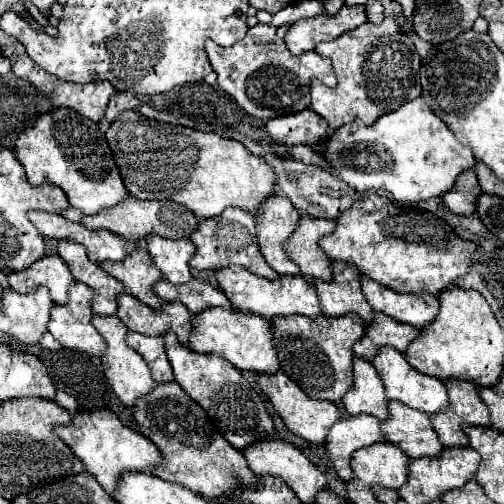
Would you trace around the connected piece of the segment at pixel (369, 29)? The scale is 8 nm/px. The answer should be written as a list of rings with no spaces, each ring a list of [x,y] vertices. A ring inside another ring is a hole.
[[[385,17],[385,21],[379,25],[367,21],[367,23],[359,25],[357,29],[347,31],[339,39],[333,39],[329,43],[319,43],[315,47],[315,51],[333,61],[333,69],[337,75],[337,87],[333,87],[333,89],[327,87],[325,83],[321,83],[319,79],[311,81],[311,105],[309,105],[309,109],[315,111],[317,115],[321,115],[329,123],[329,129],[337,129],[337,127],[353,121],[355,117],[359,117],[363,123],[369,125],[377,117],[381,117],[389,111],[395,111],[401,105],[405,105],[421,95],[421,85],[419,85],[421,57],[417,55],[417,49],[411,43],[411,39],[401,33],[395,19],[391,19],[391,17]]]

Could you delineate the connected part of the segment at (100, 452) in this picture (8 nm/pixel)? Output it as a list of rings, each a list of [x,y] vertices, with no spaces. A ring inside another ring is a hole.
[[[93,409],[93,411],[81,411],[73,415],[73,423],[67,427],[57,427],[57,435],[73,449],[73,453],[85,463],[85,469],[95,475],[95,479],[101,483],[105,493],[115,497],[119,479],[123,471],[139,471],[139,473],[151,473],[153,467],[165,465],[163,453],[157,449],[153,441],[149,441],[145,435],[125,427],[115,413],[107,409]]]

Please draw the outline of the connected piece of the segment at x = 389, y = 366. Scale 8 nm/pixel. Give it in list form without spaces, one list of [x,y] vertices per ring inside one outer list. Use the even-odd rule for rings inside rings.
[[[381,347],[379,355],[377,355],[377,361],[373,361],[373,367],[377,369],[379,377],[383,379],[385,383],[385,395],[389,399],[395,399],[395,401],[401,401],[417,411],[423,411],[427,415],[437,415],[441,411],[445,411],[449,407],[449,395],[447,395],[447,387],[443,385],[443,381],[437,381],[435,377],[429,377],[429,375],[423,375],[419,371],[415,371],[403,353],[399,353],[397,349],[391,349],[391,347]]]

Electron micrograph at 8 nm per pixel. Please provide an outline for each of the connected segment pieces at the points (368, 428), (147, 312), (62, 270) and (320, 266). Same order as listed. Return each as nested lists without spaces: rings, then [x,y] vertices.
[[[357,415],[341,419],[333,425],[333,431],[327,435],[327,455],[333,461],[339,477],[345,481],[353,479],[351,457],[357,449],[373,445],[373,443],[387,443],[387,437],[381,431],[381,421],[373,415]]]
[[[121,295],[117,317],[131,329],[143,335],[165,335],[175,333],[183,345],[189,345],[189,335],[193,331],[191,313],[183,303],[165,303],[161,311],[153,311],[145,303],[137,301],[133,295]]]
[[[41,257],[37,263],[27,267],[25,271],[17,271],[9,275],[9,287],[21,295],[33,293],[39,287],[49,287],[53,295],[53,303],[57,305],[67,305],[67,293],[69,287],[75,283],[73,275],[67,269],[67,263],[57,257]]]
[[[301,217],[293,239],[285,243],[289,257],[301,267],[303,275],[323,281],[333,281],[333,261],[321,251],[319,239],[335,231],[335,221]]]

